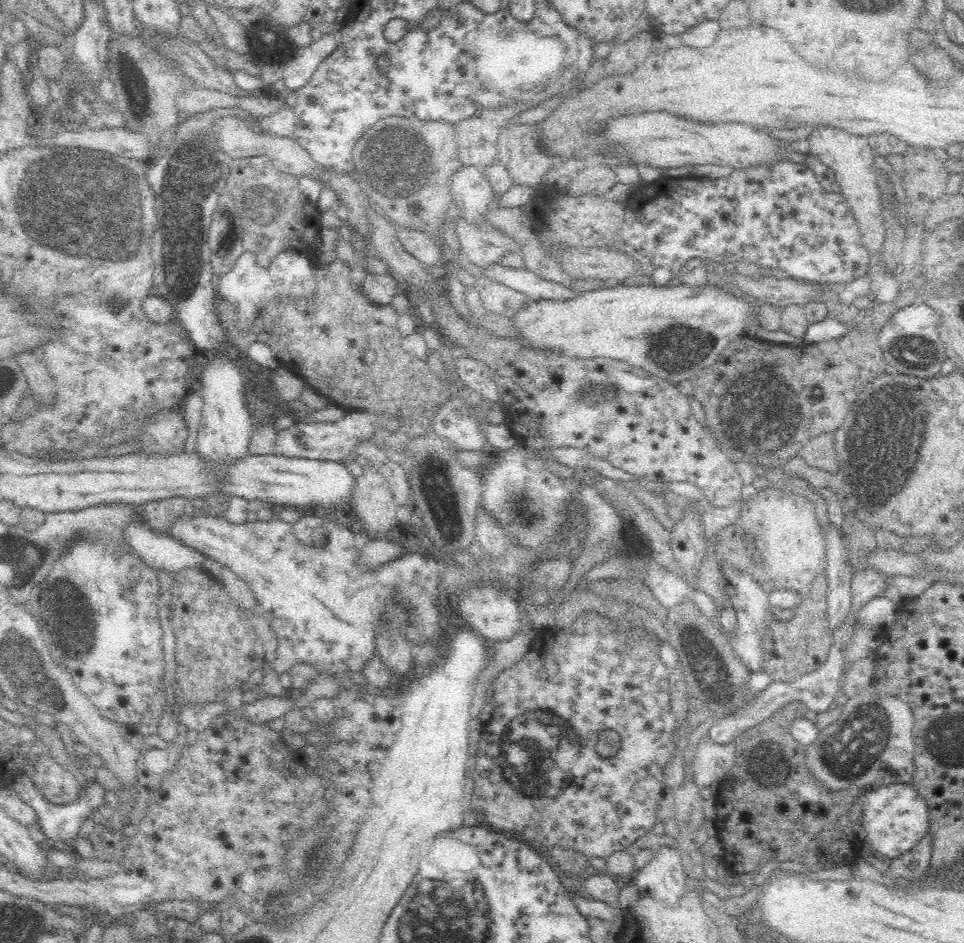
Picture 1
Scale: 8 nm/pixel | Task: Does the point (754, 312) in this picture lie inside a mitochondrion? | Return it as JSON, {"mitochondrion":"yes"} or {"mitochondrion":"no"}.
{"mitochondrion":"no"}

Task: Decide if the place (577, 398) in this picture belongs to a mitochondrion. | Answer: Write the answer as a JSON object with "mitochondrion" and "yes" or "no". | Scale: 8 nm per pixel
{"mitochondrion":"yes"}

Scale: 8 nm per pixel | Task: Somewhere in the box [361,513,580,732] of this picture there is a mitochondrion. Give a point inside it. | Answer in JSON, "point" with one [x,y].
{"point":[422,623]}

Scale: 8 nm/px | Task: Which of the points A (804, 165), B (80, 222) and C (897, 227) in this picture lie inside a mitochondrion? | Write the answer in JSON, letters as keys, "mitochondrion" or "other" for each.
{"A":"other","B":"mitochondrion","C":"other"}

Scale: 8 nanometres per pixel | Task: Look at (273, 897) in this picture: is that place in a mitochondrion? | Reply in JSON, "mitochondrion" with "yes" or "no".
{"mitochondrion":"no"}

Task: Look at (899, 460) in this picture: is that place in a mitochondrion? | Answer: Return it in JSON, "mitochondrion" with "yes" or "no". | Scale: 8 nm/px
{"mitochondrion":"yes"}

